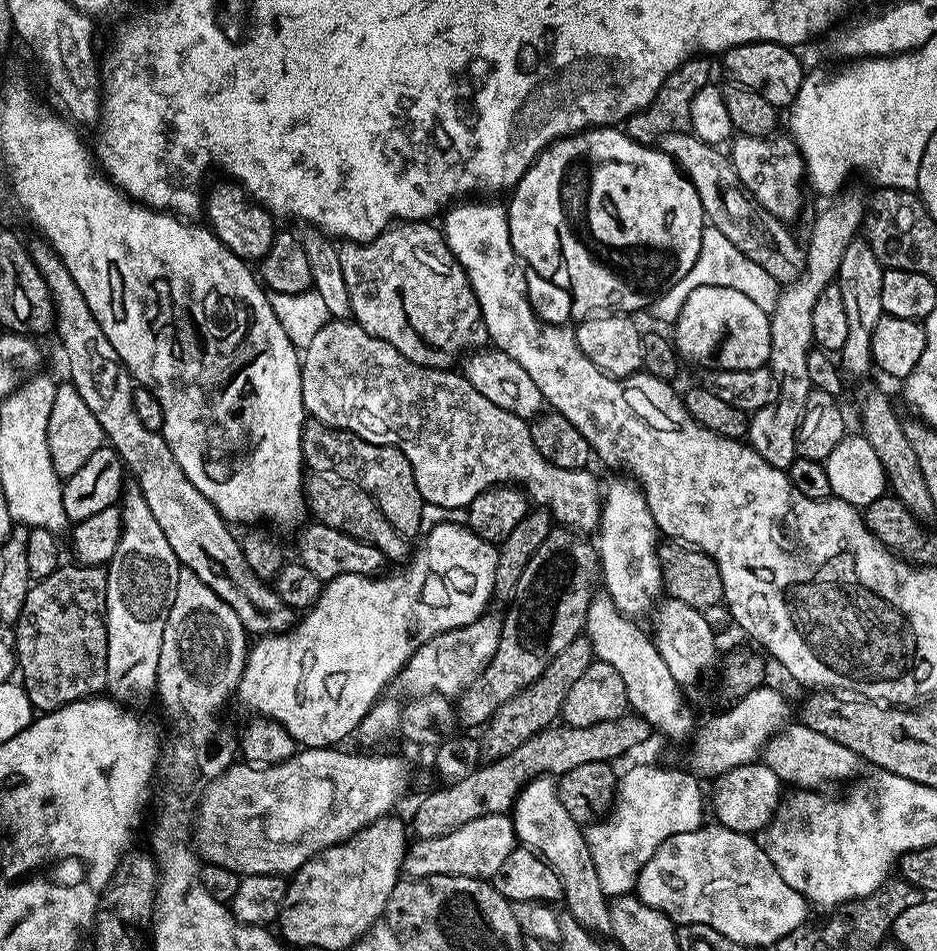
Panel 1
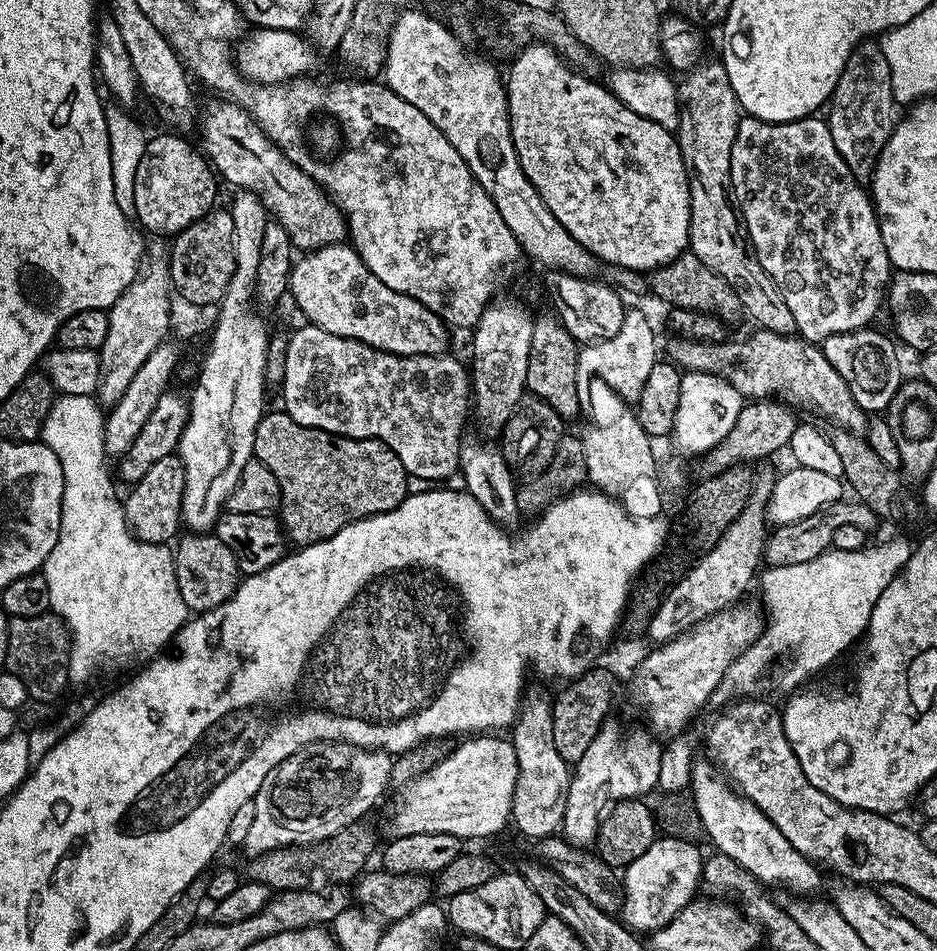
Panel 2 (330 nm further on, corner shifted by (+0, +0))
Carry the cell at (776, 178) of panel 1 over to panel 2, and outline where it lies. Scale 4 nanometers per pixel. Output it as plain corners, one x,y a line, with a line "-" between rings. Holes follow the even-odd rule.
745,115
737,126
736,141
730,154
730,178
732,179
732,195
738,205
739,215
742,217
743,227
747,237
752,241
752,251
756,253
762,269
768,277
776,283
776,288
782,294
786,306
790,306
790,314
794,314
796,332
809,342
822,342
834,334
854,332
869,327
876,316
876,311
886,300
886,289
890,284
890,265
886,246
882,242
880,222
869,193
860,189
861,181
846,166
842,154
838,154
838,146
834,146
834,138
830,138
827,123
820,118
795,120
794,122
762,122
758,118

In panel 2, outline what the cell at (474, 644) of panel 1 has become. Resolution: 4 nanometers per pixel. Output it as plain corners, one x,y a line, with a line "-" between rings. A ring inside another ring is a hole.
317,740
315,744
299,748
259,781
254,795
254,822
250,825
250,834
244,839
243,851
248,851
247,855
253,857
263,856
275,848
318,844
344,828
353,827
354,822
359,821
356,819
366,815
379,802
380,795
389,791
392,761
393,757
383,750
359,748
344,740

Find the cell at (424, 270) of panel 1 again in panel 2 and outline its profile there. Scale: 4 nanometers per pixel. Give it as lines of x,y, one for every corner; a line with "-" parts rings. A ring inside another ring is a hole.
216,98
213,101
204,112
204,140
208,143
207,157
218,173
219,179
223,183
225,180
226,183
233,184
233,189
255,193
269,213
284,227
286,234
290,234
293,249
315,250
325,248
327,244
341,243
348,236
348,222
344,219
344,213
340,211
340,205
331,195
316,184
314,178
310,178
301,168
294,166
290,158
286,158
286,154
280,151
260,129
260,123
248,109
223,98

